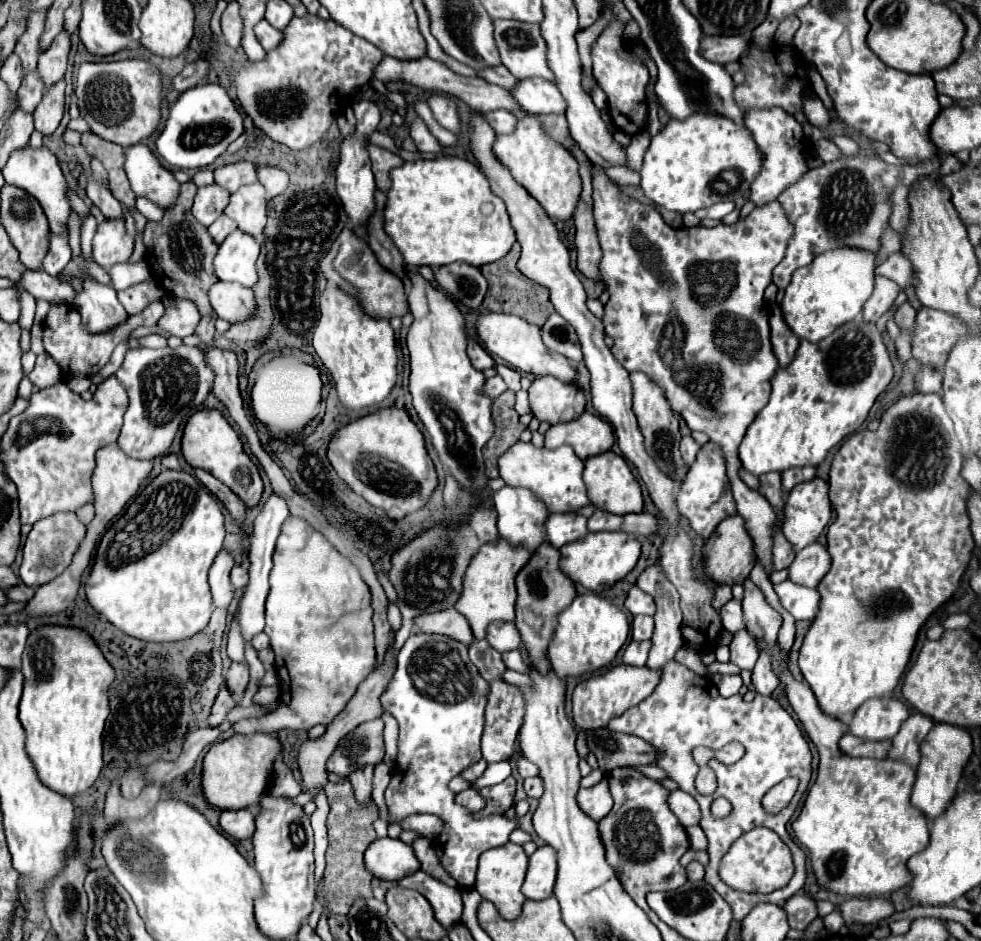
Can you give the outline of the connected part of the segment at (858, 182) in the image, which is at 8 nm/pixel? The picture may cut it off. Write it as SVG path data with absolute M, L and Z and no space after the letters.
M940 153L932 160L916 166L890 166L882 160L872 160L860 154L858 158L844 156L836 162L808 170L792 188L778 196L778 202L794 224L794 236L790 238L784 260L774 268L774 284L784 290L794 270L808 266L814 256L830 248L856 246L864 250L878 250L884 226L890 218L888 196L894 186L900 182L904 186L912 186L918 176L937 172L940 165Z

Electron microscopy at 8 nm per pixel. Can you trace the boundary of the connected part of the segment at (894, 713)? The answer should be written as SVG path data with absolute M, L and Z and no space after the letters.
M892 696L874 698L858 706L848 728L854 736L860 736L860 738L892 740L908 716L910 712L906 704L902 704L900 700Z

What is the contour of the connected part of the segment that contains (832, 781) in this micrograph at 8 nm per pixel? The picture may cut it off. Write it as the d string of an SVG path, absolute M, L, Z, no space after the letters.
M780 668L786 696L818 750L818 778L810 788L792 830L810 852L818 884L836 892L862 896L886 896L910 884L908 858L926 848L928 820L910 804L916 768L904 760L852 758L842 754L838 740L842 720L824 714L808 684L796 682L790 670Z

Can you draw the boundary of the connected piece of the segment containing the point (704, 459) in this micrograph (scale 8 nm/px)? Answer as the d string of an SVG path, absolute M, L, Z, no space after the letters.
M708 440L700 448L694 464L690 466L686 480L682 482L676 494L676 504L678 504L678 512L690 522L690 528L702 538L708 538L726 516L736 514L736 502L732 496L730 480L726 476L726 458L724 458L722 448L714 444L712 440Z

